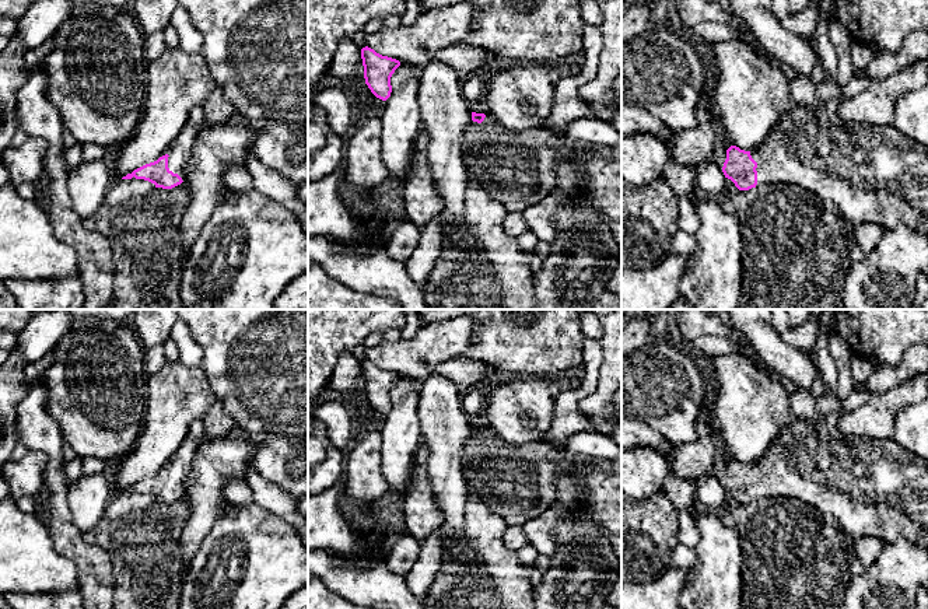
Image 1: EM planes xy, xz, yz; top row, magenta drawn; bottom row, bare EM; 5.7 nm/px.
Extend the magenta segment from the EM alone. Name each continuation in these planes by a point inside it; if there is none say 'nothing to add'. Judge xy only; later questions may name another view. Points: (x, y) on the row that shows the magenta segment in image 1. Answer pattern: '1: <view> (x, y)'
1: xy (179, 151)

